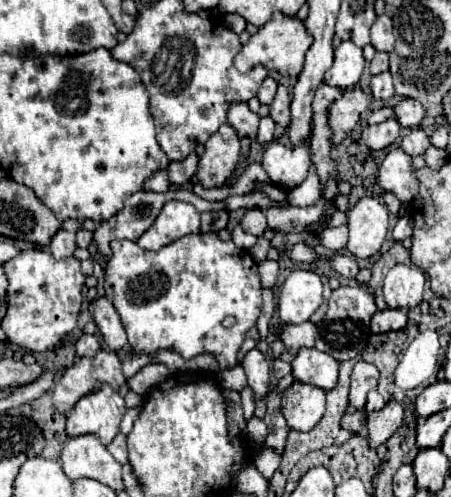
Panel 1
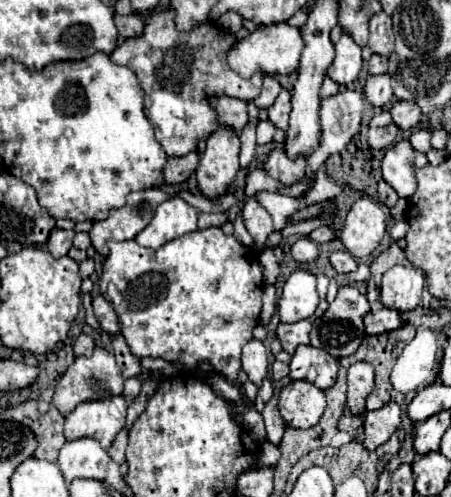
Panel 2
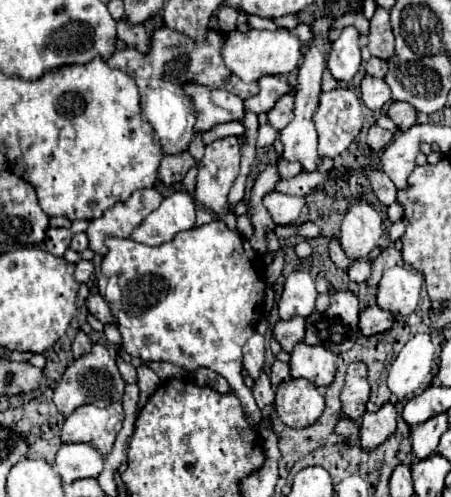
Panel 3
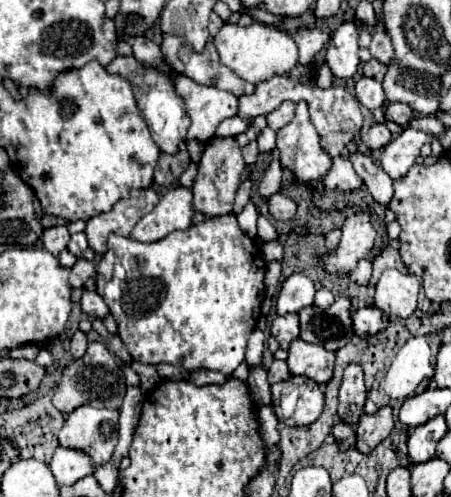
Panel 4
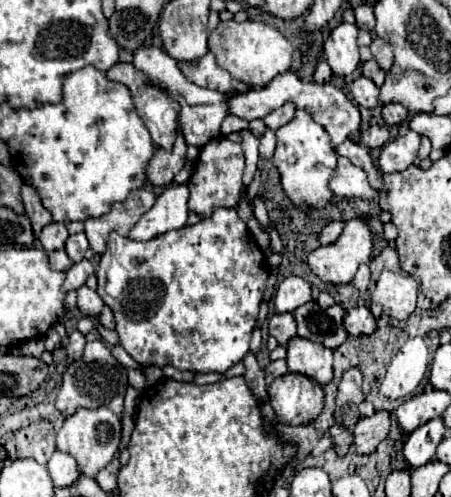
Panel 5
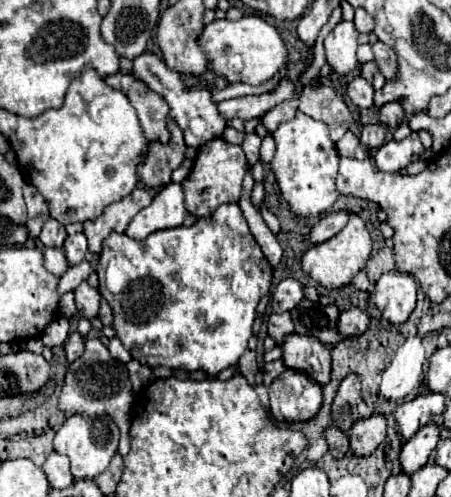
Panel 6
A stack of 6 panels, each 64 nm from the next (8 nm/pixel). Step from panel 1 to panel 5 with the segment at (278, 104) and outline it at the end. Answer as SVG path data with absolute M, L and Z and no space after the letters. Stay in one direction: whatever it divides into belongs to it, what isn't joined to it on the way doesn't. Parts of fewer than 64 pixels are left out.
M286 102L286 104L282 104L280 108L276 108L276 110L272 110L266 118L264 118L264 124L270 128L270 130L278 130L280 126L284 126L284 124L288 124L290 120L292 120L292 116L294 116L294 112L296 112L296 106L292 104L292 102Z

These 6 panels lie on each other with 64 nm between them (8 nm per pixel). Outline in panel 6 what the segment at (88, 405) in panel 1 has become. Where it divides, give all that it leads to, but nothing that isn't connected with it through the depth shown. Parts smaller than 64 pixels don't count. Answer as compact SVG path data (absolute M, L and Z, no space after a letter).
M70 416L62 428L56 432L54 438L54 450L60 454L66 454L70 458L70 468L74 480L94 480L100 472L104 472L112 460L112 456L118 450L118 426L102 416L102 418L84 418L84 416Z

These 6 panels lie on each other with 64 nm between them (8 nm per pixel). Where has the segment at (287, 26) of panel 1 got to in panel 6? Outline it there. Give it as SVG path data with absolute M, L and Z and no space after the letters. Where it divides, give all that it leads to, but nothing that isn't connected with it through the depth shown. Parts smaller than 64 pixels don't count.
M242 16L240 20L214 20L204 24L198 44L208 58L208 70L216 76L224 76L228 84L246 82L258 86L270 80L286 62L286 46L272 24L260 16Z

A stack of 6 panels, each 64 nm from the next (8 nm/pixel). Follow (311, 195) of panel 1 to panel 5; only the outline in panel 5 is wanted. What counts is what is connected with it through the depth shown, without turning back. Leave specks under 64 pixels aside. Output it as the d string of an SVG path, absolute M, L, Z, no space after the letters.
M284 72L278 74L268 86L264 88L256 88L250 90L248 94L238 94L232 96L228 102L228 112L244 118L244 120L256 120L256 118L264 118L266 114L270 114L272 110L276 110L278 106L282 106L284 102L294 102L298 108L304 108L314 122L322 124L332 140L332 146L336 148L340 142L344 142L352 132L356 132L360 128L360 112L356 108L356 104L352 104L344 92L340 88L334 88L332 84L316 84L316 82L302 82L296 74L292 72Z

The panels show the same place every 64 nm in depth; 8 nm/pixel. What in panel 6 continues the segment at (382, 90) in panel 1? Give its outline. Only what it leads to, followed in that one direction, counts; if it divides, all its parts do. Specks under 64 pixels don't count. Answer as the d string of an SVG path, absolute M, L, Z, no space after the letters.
M362 76L354 78L348 82L346 86L346 94L352 100L354 106L358 108L370 108L372 106L372 98L374 98L374 88L370 82L366 82Z

